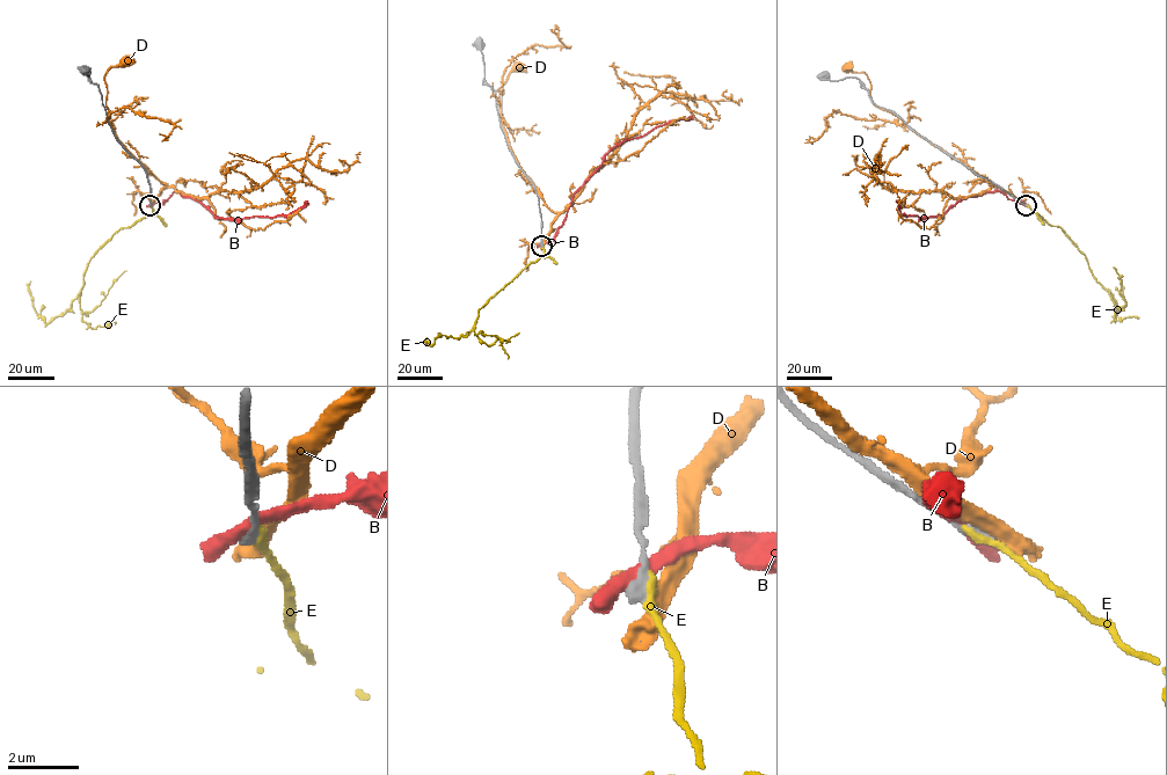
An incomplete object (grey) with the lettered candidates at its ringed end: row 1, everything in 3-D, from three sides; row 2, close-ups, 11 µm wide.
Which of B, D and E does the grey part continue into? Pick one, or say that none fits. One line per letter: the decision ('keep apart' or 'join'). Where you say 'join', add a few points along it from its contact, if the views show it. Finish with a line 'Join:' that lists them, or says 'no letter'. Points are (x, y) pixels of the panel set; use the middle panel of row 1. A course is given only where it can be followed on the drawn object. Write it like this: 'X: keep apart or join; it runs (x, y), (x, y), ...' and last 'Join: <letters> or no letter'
B: keep apart
D: keep apart
E: keep apart
Join: no letter

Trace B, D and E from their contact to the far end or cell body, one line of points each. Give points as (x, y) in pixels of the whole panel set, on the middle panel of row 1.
B: (541, 245), (553, 240), (573, 195), (612, 148), (691, 116)
D: (542, 246), (556, 213), (547, 206), (510, 147), (500, 107), (498, 90), (517, 67)
E: (542, 245), (545, 257), (529, 263), (491, 297), (465, 337), (439, 335), (431, 346), (428, 338)

